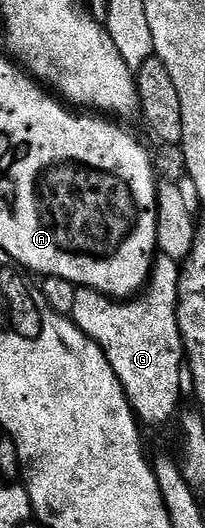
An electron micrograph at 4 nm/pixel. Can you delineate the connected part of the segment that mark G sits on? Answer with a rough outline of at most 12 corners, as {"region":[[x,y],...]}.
{"region":[[180,263],[137,296],[79,289],[72,315],[145,425],[179,413]]}

